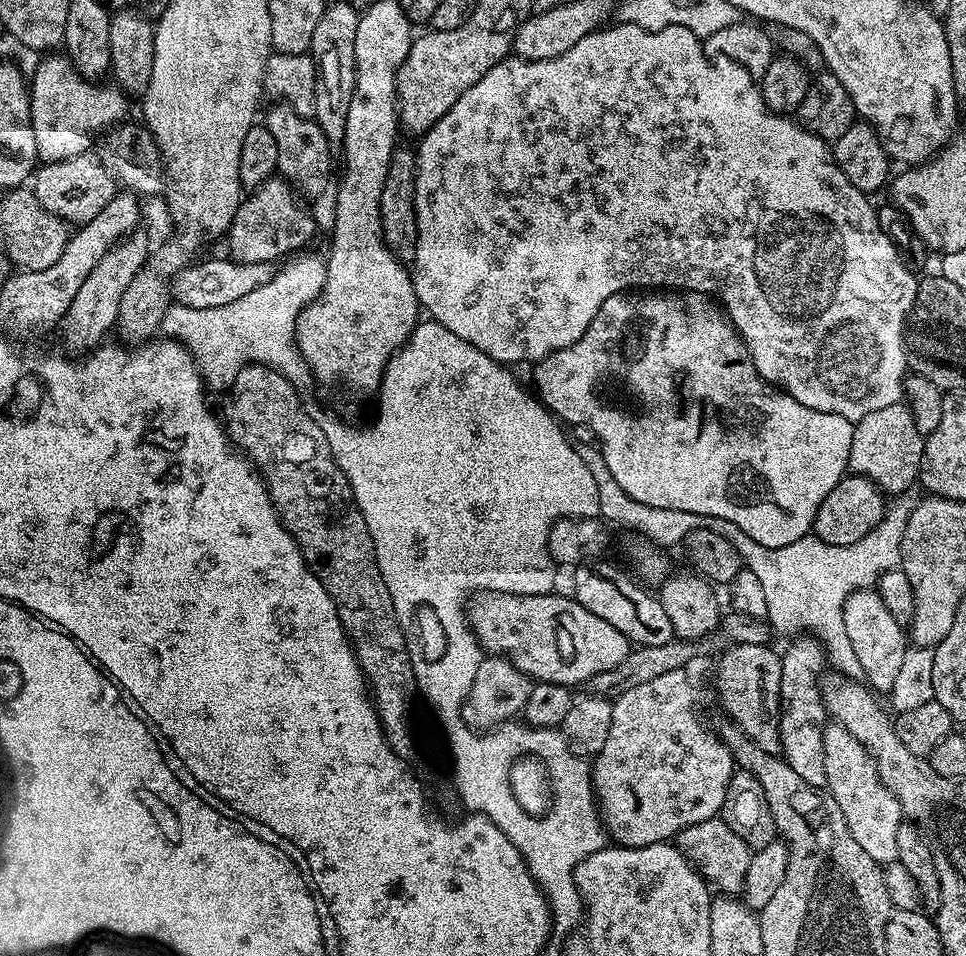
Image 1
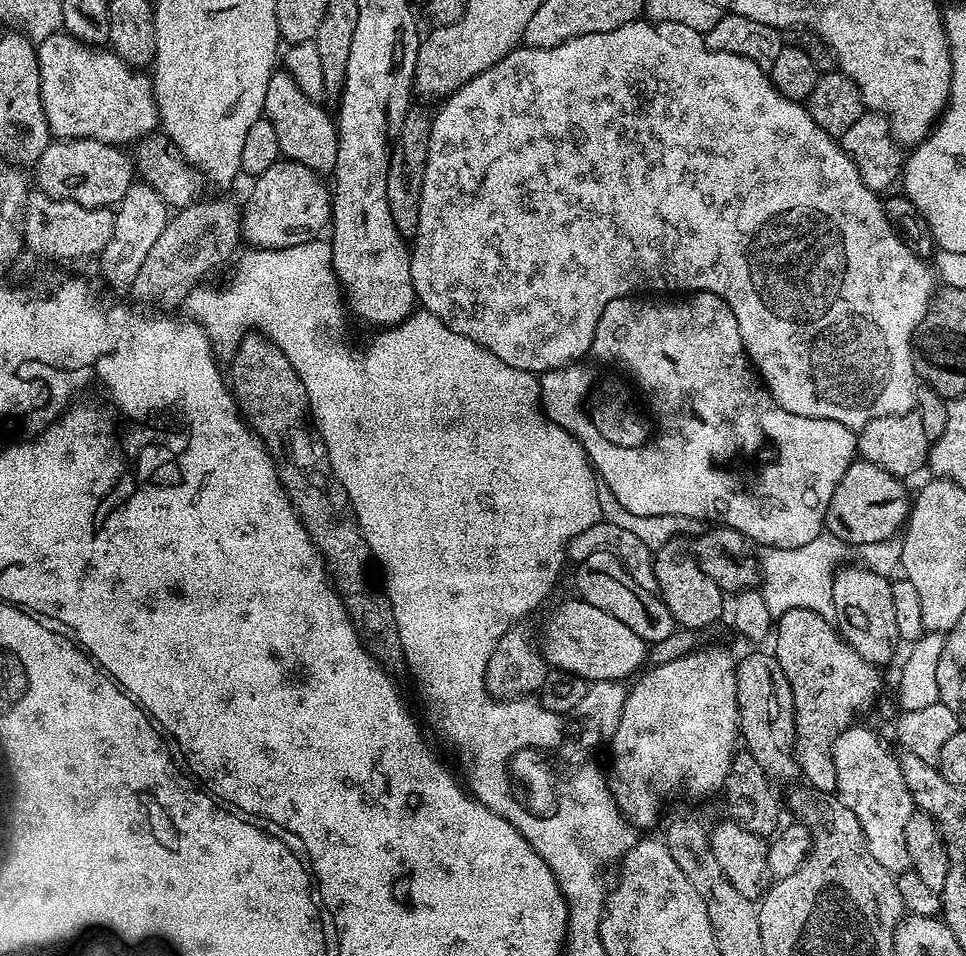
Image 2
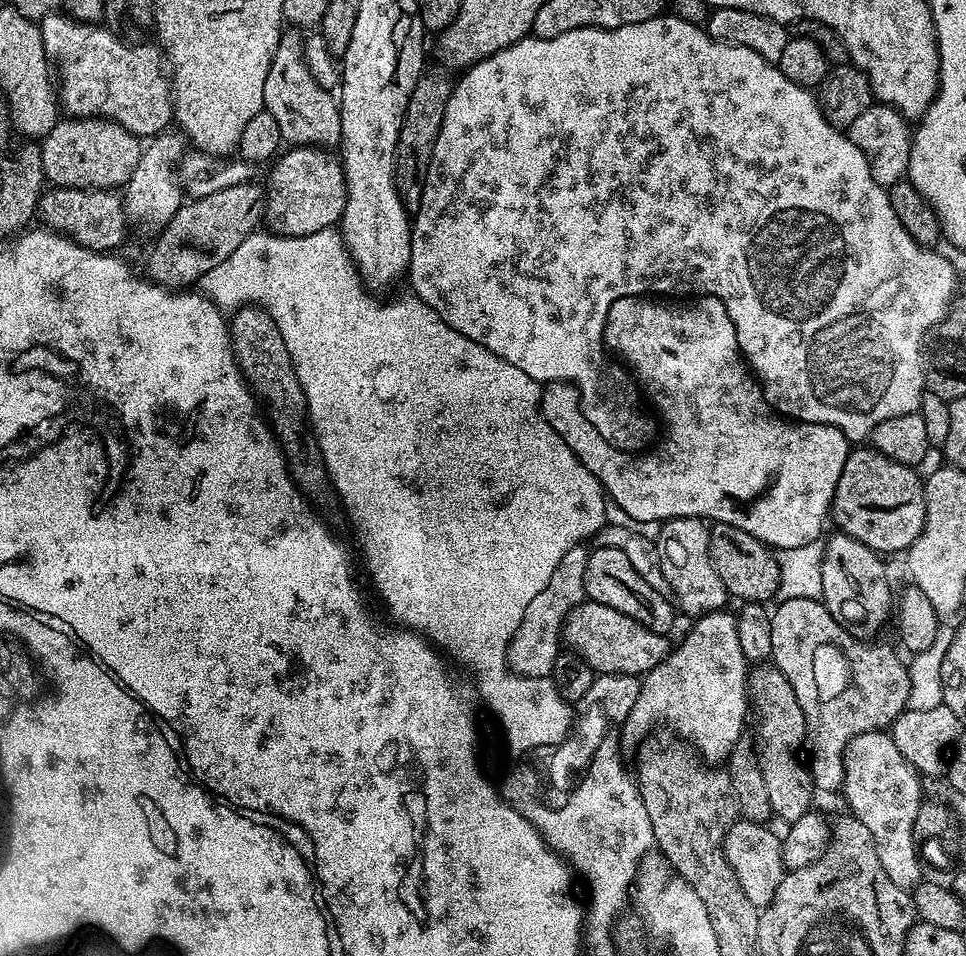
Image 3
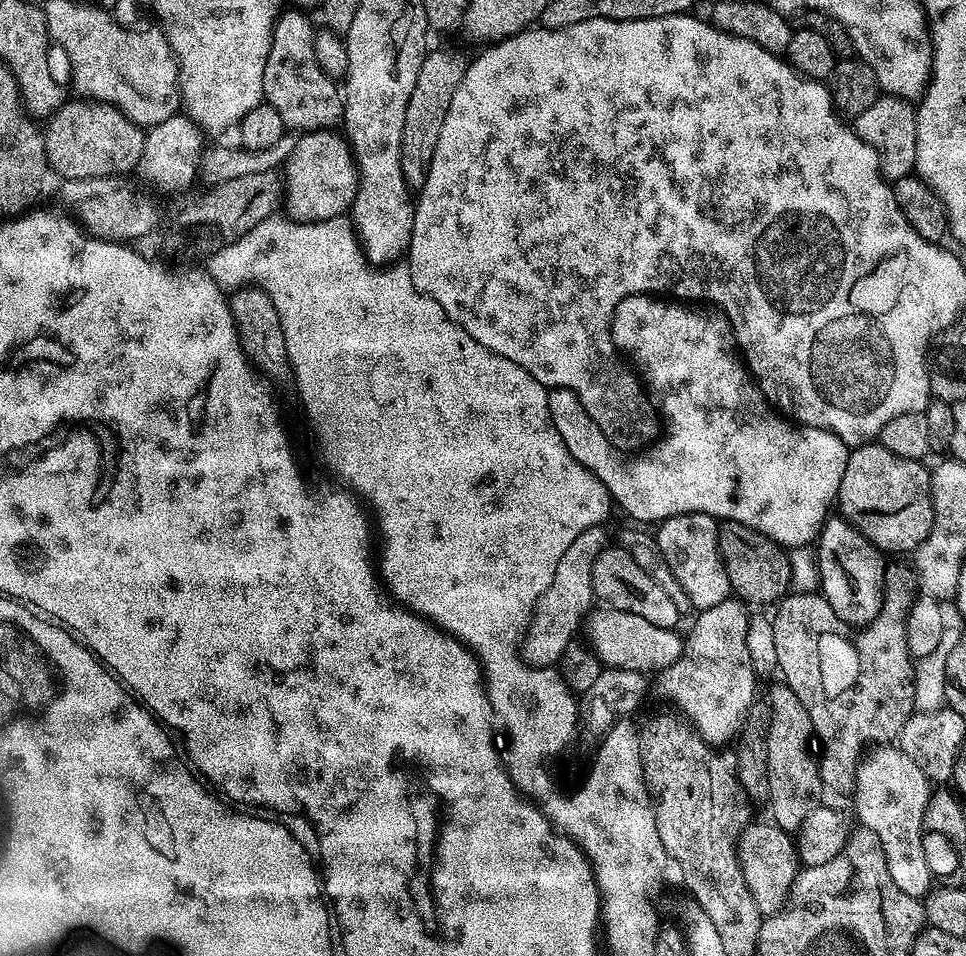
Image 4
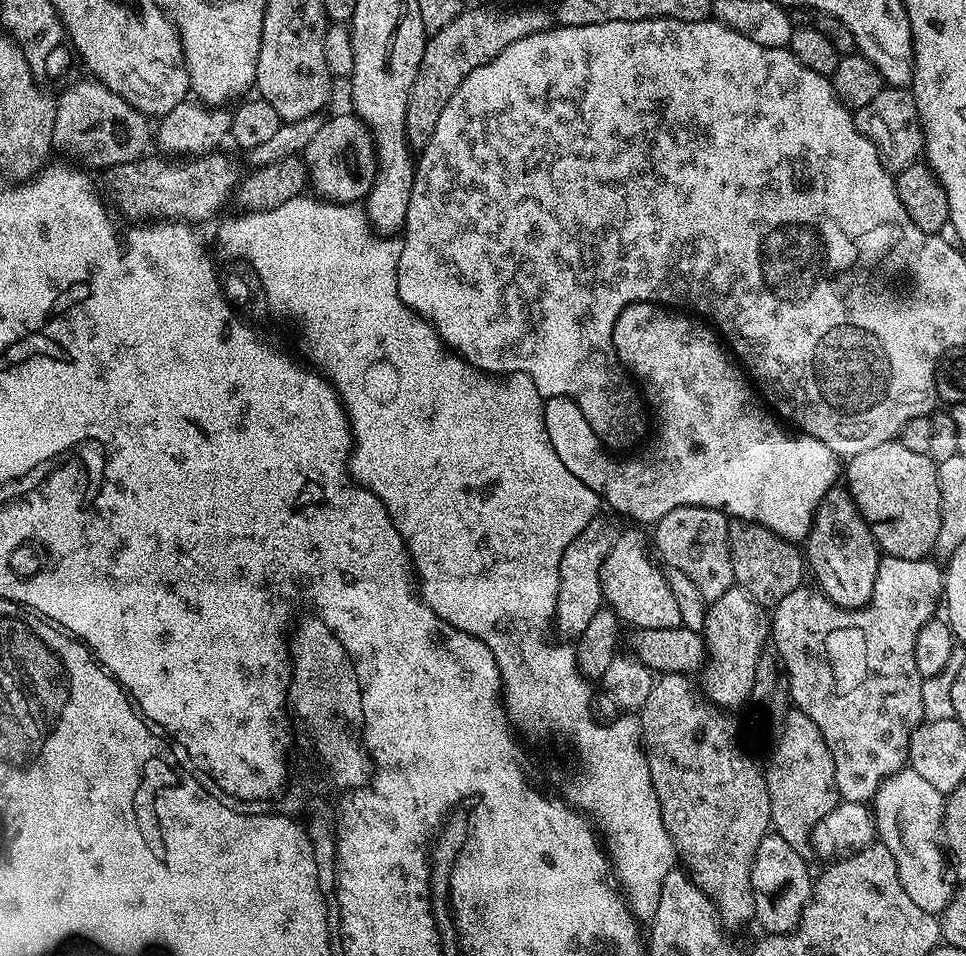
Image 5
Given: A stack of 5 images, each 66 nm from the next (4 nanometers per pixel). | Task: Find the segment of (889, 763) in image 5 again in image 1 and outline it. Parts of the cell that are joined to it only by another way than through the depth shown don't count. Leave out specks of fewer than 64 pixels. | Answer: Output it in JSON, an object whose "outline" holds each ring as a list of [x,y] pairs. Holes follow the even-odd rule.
{"outline":[[[806,638],[810,640],[796,640],[788,649],[783,649],[780,661],[782,662],[782,686],[780,687],[780,752],[785,762],[790,766],[790,770],[794,770],[794,774],[798,774],[798,778],[802,778],[802,782],[806,782],[810,786],[823,789],[826,785],[826,758],[822,750],[822,738],[824,737],[824,726],[826,723],[826,711],[824,709],[824,697],[820,695],[821,677],[816,676],[816,672],[823,673],[826,668],[826,651],[825,646],[816,638]]]}

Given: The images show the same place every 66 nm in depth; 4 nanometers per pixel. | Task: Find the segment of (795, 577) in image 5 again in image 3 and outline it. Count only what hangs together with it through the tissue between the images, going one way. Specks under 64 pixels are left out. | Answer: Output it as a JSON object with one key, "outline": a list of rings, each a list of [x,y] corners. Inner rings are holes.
{"outline":[[[713,523],[709,527],[710,562],[714,562],[714,570],[718,578],[722,578],[722,586],[726,586],[729,597],[739,602],[768,602],[775,597],[780,586],[780,564],[777,553],[762,543],[754,534],[746,534],[746,530],[738,530],[738,526]]]}

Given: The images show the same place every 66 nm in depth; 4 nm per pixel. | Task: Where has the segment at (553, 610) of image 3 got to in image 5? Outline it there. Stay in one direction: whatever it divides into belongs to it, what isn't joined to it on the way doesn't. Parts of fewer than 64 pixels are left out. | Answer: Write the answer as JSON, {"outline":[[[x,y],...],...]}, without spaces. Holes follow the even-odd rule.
{"outline":[[[597,514],[566,546],[562,554],[560,563],[560,585],[558,586],[558,602],[556,603],[556,619],[554,621],[555,631],[560,631],[562,635],[575,638],[586,630],[590,618],[598,614],[598,610],[604,604],[604,595],[602,594],[602,582],[600,581],[600,571],[602,562],[606,562],[606,554],[614,550],[614,542],[620,536],[621,529],[616,528],[612,520],[607,520],[604,514]]]}

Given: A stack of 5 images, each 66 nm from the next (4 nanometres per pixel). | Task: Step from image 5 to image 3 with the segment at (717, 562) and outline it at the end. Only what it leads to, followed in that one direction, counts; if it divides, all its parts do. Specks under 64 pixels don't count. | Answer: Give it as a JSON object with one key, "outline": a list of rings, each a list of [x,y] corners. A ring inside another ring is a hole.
{"outline":[[[679,516],[663,521],[659,528],[660,565],[662,574],[666,574],[666,582],[672,587],[675,607],[691,618],[721,611],[730,597],[726,586],[722,586],[722,578],[718,578],[714,570],[714,562],[710,562],[709,525],[699,516]]]}

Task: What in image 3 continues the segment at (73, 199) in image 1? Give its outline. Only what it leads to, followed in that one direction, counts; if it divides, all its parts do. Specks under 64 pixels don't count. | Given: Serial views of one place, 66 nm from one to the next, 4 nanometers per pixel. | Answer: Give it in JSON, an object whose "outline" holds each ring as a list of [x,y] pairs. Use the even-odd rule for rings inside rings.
{"outline":[[[60,118],[39,141],[45,181],[57,188],[123,189],[138,166],[141,137],[103,118]]]}

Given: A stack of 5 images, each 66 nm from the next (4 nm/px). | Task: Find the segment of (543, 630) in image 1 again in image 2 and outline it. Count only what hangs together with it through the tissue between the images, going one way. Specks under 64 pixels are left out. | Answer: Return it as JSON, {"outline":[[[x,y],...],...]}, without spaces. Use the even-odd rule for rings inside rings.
{"outline":[[[573,598],[573,600],[566,601],[565,604],[558,605],[549,614],[548,621],[544,624],[544,644],[542,640],[544,659],[553,669],[581,676],[582,679],[589,682],[597,680],[627,681],[627,676],[636,671],[639,673],[645,667],[646,661],[649,659],[649,649],[650,646],[647,642],[638,638],[638,634],[634,634],[634,630],[630,630],[630,626],[618,622],[618,618],[606,614],[606,610],[598,610],[598,606],[590,606],[590,602],[579,598]]]}

